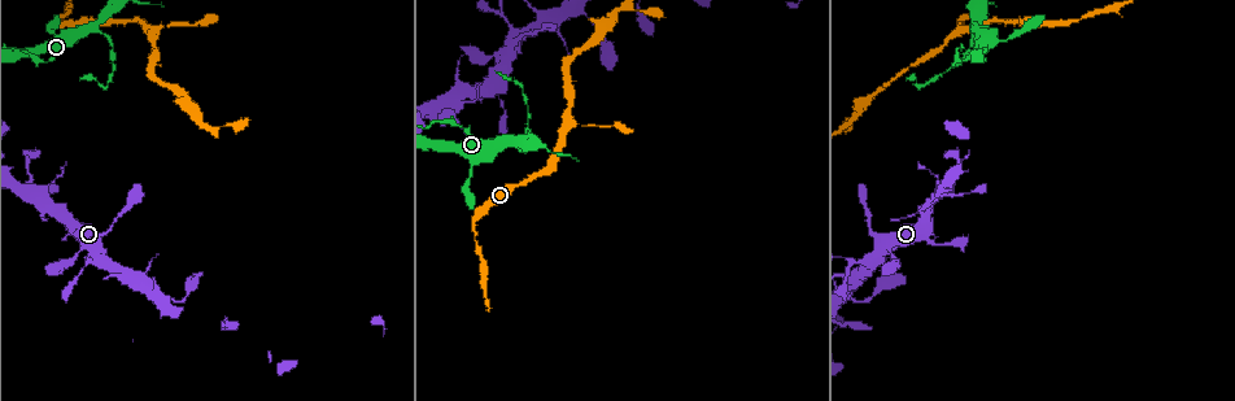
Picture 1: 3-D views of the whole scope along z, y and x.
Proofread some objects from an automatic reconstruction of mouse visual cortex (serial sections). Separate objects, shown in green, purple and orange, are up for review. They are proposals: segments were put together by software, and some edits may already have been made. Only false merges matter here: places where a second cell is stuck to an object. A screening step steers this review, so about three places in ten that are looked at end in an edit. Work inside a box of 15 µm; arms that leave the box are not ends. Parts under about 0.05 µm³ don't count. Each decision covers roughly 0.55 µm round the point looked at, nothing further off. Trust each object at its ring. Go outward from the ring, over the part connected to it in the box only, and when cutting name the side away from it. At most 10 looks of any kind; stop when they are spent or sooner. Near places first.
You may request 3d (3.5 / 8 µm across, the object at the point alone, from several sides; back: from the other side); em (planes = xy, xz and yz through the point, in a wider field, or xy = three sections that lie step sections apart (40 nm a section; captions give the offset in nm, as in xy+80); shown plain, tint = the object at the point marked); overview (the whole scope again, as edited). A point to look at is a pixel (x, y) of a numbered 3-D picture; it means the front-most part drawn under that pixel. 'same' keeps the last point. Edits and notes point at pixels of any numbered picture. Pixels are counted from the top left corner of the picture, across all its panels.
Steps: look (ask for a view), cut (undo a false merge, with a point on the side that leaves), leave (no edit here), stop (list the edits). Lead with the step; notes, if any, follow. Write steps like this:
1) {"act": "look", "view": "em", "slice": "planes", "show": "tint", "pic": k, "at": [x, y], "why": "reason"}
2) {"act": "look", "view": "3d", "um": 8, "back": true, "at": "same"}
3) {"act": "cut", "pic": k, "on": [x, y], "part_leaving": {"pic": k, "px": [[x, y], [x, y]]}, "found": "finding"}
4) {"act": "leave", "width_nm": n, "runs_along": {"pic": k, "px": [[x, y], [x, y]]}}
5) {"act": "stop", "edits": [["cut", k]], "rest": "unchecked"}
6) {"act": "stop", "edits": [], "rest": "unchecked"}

{"act": "look", "view": "3d", "um": 3.5, "pic": 1, "at": [571, 123], "why": "a narrow waist"}

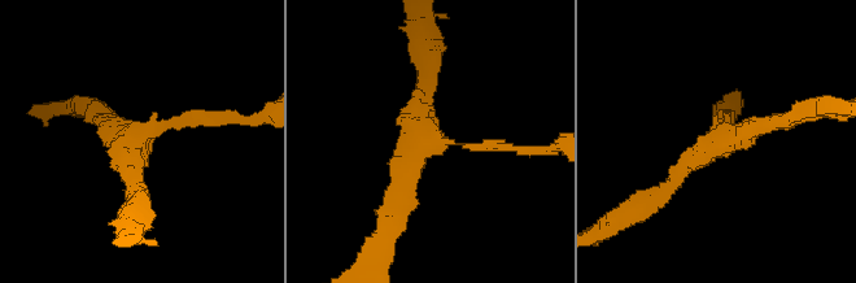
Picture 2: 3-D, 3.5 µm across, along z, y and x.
{"act": "look", "view": "em", "slice": "planes", "show": "tint", "pic": 2, "at": [420, 144], "arms": 3, "arm_widths_nm": [150, 200, 200]}

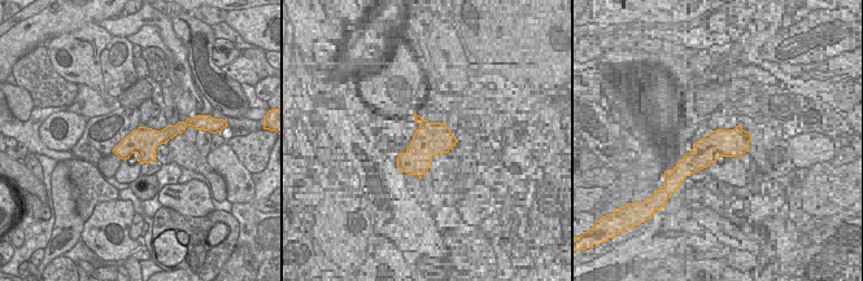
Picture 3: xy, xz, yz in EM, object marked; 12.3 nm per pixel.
{"act": "leave", "found": "one cell here"}

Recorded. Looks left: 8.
{"act": "look", "view": "3d", "um": 3.5, "pic": 1, "at": [508, 140]}

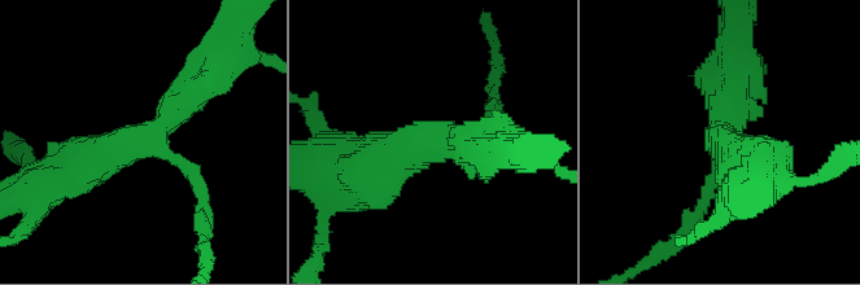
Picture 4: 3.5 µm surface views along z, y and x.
{"act": "look", "view": "em", "slice": "xy", "step": 1, "show": "tint", "pic": 4, "at": [150, 141], "arms": 3, "arm_widths_nm": [200, 450, 600]}

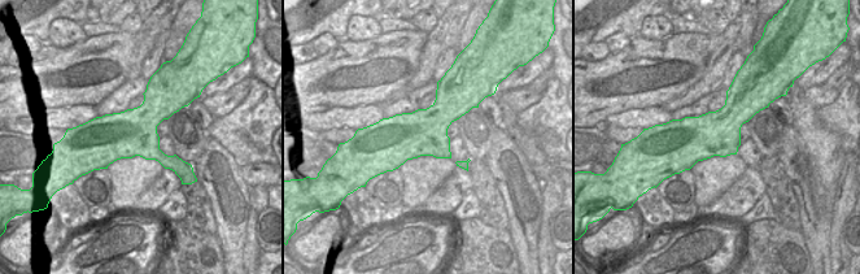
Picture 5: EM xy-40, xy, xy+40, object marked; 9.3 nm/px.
{"act": "look", "view": "em", "slice": "planes", "show": "tint", "at": "same", "why": "another direction"}

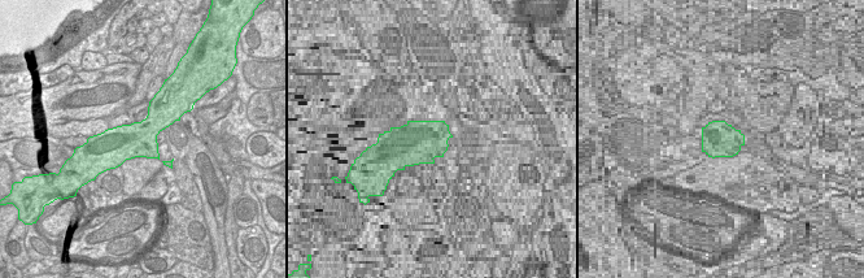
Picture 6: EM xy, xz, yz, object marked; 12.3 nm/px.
{"act": "cut", "pic": 4, "on": [701, 204], "part_leaving": {"pic": 4, "px": [[184, 166], [205, 202], [205, 262]]}, "found": "two cells meet here"}

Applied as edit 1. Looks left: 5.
{"act": "look", "view": "3d", "um": 3.5, "pic": 1, "at": [863, 259], "why": "sudden change in width"}

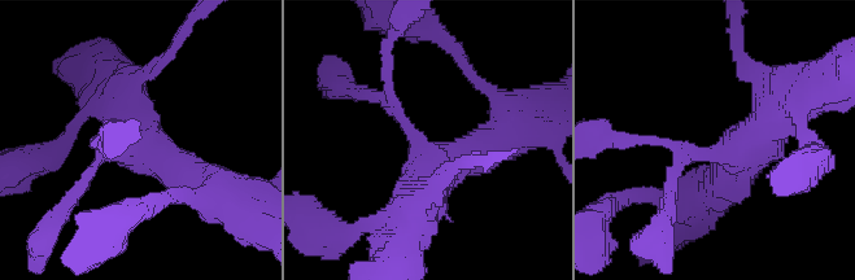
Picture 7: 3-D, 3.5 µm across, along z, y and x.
{"act": "look", "view": "em", "slice": "xy", "step": 5, "show": "tint", "pic": 7, "at": [135, 149], "arms": 4, "arm_widths_nm": [100, 150, 500, 600], "why": "now the EM"}

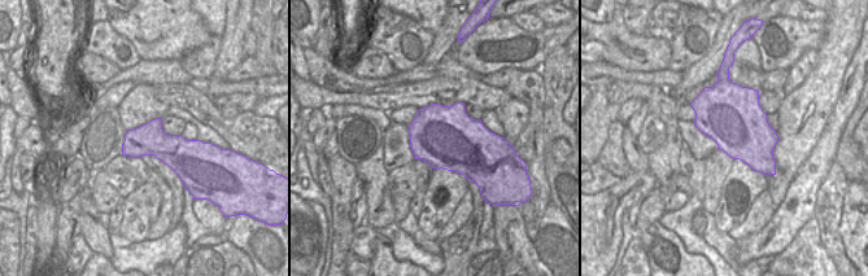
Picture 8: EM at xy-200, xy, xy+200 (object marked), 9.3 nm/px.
{"act": "leave", "runs_along": {"pic": 7, "px": [[406, 226], [435, 175], [510, 132]]}, "found": "one cell here"}

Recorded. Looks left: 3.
{"act": "look", "view": "3d", "um": 3.5, "pic": 1, "at": [847, 298], "why": "four arms meet"}

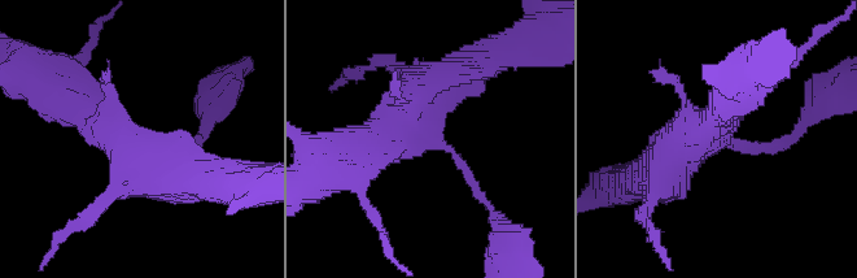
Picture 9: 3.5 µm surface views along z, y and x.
{"act": "look", "view": "em", "slice": "xy", "step": 5, "show": "tint", "pic": 9, "at": [719, 143], "why": "need the tissue"}

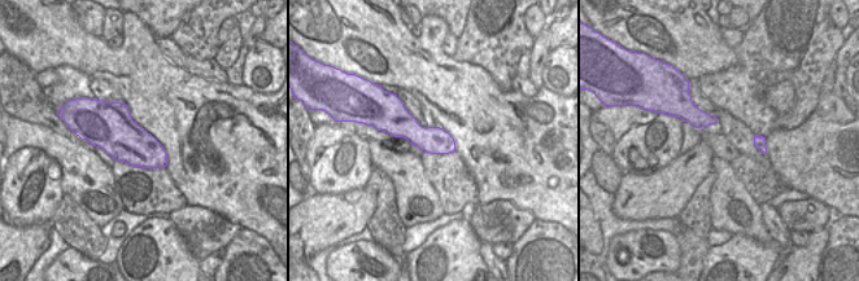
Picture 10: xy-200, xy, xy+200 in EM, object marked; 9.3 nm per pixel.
{"act": "leave", "arms": 4, "arm_widths_nm": [150, 150, 350, 500], "runs_along": {"pic": 9, "px": [[75, 101], [131, 142], [199, 138]]}, "found": "one cell here"}

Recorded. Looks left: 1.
{"act": "stop", "edits": [["cut", 4]], "rest": "unchecked"}

